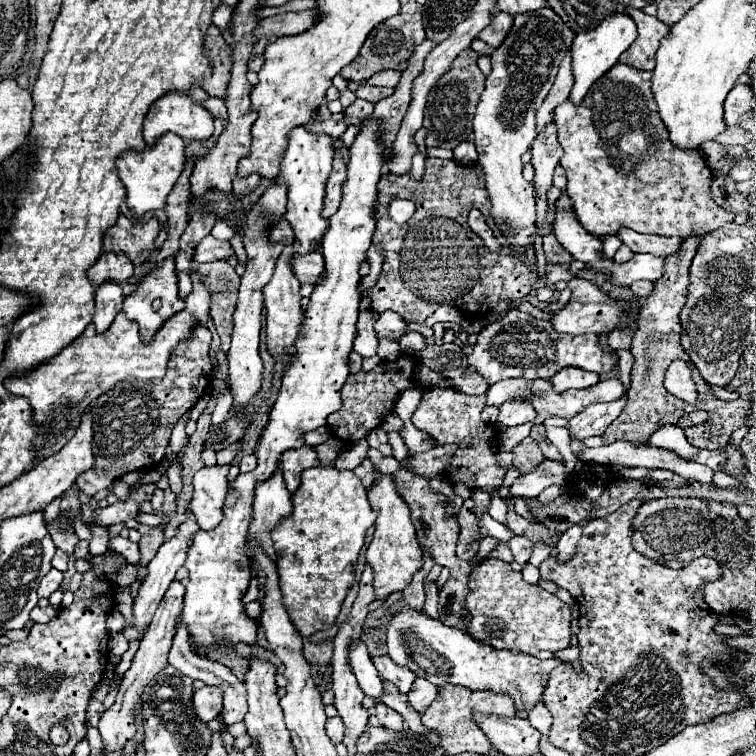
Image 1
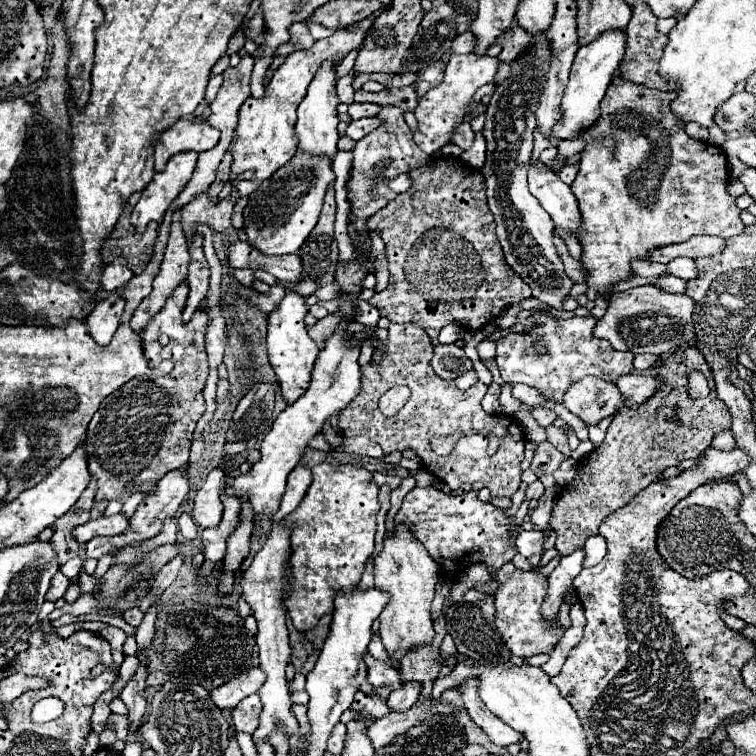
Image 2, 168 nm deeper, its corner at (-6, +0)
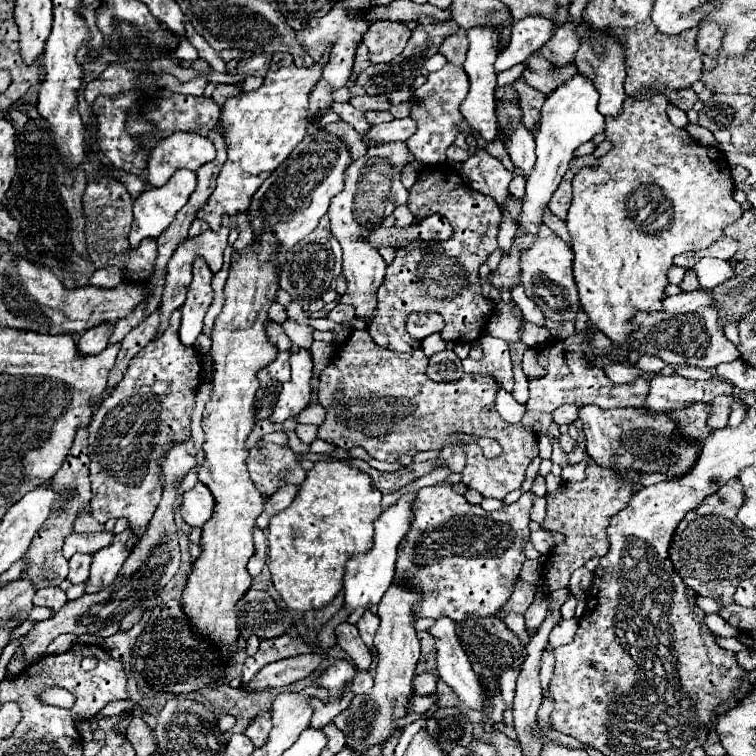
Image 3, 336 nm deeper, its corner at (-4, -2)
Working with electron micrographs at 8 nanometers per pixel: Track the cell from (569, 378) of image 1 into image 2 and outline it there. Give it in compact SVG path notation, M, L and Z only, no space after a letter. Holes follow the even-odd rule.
M592 375L574 381L564 393L562 403L586 425L594 425L624 407L624 399L616 385Z

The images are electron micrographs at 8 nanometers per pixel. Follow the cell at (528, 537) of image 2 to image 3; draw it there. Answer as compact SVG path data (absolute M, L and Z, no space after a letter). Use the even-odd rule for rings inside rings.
M538 529L538 531L534 531L532 535L530 535L530 541L534 543L534 547L536 547L536 551L540 553L540 555L548 555L548 553L552 553L552 549L554 549L554 537L548 533L548 531L544 531L544 529Z

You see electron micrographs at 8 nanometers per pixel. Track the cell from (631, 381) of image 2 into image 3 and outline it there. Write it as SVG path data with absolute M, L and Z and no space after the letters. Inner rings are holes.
M656 375L650 381L648 409L670 413L694 403L712 403L718 395L732 395L734 387L718 377L708 381L692 381L678 375Z

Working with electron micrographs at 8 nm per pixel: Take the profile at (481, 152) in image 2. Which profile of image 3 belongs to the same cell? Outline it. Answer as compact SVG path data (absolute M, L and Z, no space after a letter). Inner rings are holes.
M474 27L468 31L468 39L470 39L470 49L464 61L464 71L470 79L470 91L464 99L464 103L460 105L460 113L464 117L464 121L474 127L486 143L494 141L496 133L498 133L498 119L496 119L496 99L494 99L494 89L496 89L496 71L494 71L494 61L498 55L498 33L492 27Z

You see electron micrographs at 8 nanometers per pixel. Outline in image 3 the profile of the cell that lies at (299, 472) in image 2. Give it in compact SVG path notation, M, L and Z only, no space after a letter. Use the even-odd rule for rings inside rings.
M284 485L284 489L278 489L278 491L268 499L264 511L258 515L256 525L258 525L260 529L266 529L270 517L276 515L276 513L280 513L280 511L284 511L284 509L294 501L296 493L298 493L298 487L294 487L294 485Z

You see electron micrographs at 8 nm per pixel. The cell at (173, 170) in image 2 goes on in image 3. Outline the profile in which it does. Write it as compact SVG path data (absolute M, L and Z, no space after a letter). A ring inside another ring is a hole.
M180 169L180 173L174 173L166 185L162 185L158 189L152 187L152 189L140 193L140 197L134 201L134 223L132 223L132 229L128 235L130 245L136 249L140 245L140 241L146 237L158 239L160 233L174 221L176 213L186 205L186 201L194 189L196 189L196 173L192 173L188 169L186 171Z

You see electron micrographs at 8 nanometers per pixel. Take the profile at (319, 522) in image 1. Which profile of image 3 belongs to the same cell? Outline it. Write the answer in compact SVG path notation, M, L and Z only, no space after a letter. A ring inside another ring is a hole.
M320 459L308 471L306 481L298 487L298 495L292 505L270 519L268 525L268 567L276 591L282 595L286 605L298 613L320 609L330 603L342 589L344 565L348 557L364 553L372 545L372 521L382 513L382 493L374 487L368 473L352 467L346 461Z

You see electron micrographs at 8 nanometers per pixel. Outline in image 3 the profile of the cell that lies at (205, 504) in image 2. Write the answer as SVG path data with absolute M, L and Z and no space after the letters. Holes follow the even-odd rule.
M196 483L188 493L182 495L178 509L186 525L204 527L204 521L208 521L208 517L212 515L214 497L206 485Z

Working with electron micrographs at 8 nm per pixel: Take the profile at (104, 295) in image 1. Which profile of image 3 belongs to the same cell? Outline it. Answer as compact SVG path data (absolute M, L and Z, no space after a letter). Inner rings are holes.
M98 325L96 329L90 329L80 335L78 341L78 353L80 355L96 355L108 347L108 339L114 331L114 325Z

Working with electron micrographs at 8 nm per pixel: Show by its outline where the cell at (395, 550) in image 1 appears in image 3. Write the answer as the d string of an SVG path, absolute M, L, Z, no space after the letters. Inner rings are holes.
M394 583L382 597L378 605L378 617L380 627L374 637L374 647L378 649L378 665L376 665L376 677L374 687L370 693L358 693L352 699L352 705L344 709L340 715L336 715L334 723L336 727L346 735L346 747L354 753L366 753L372 745L384 745L400 727L396 725L396 719L402 719L408 715L408 705L414 695L414 669L420 659L420 639L416 637L414 619L412 617L412 605L420 599L420 593L412 593L410 589Z

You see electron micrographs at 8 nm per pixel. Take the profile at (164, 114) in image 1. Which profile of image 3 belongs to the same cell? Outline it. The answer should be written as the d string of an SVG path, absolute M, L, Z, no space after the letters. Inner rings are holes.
M172 133L156 143L148 157L148 183L162 187L178 169L198 171L204 163L216 159L210 139L194 133Z

